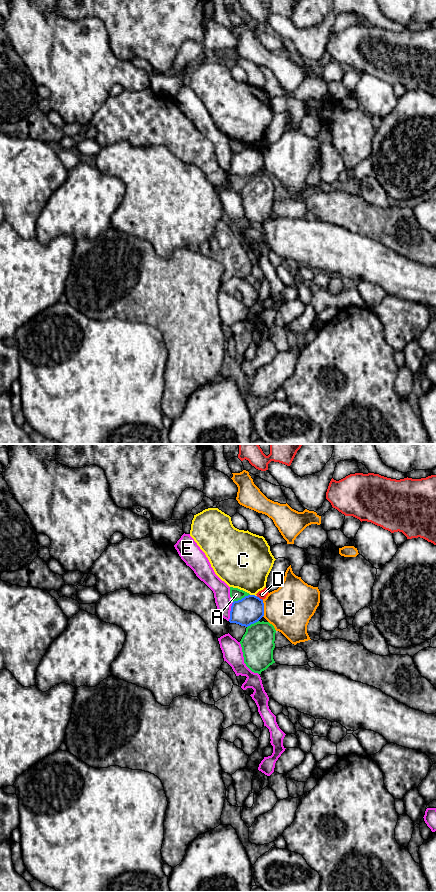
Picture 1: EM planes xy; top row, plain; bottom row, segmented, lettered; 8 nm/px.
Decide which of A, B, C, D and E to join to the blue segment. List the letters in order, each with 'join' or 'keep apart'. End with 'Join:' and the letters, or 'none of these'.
A: keep apart
B: keep apart
C: keep apart
D: keep apart
E: keep apart
Join: none of these

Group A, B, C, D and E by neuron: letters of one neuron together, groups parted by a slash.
A / B / C / D / E

